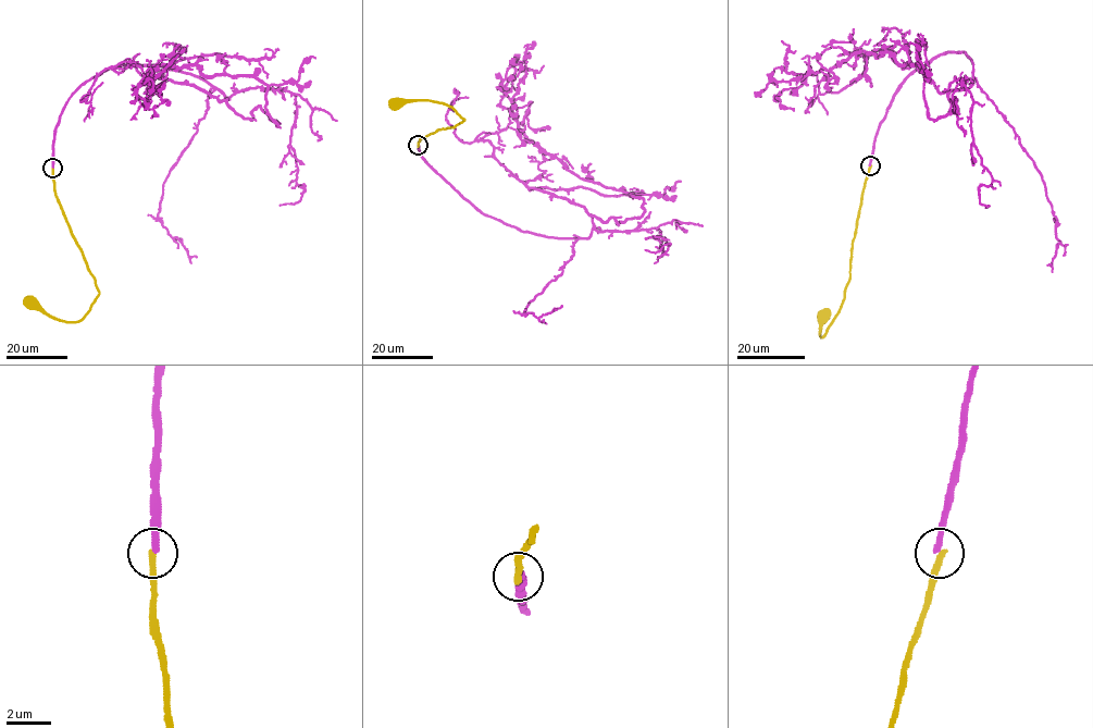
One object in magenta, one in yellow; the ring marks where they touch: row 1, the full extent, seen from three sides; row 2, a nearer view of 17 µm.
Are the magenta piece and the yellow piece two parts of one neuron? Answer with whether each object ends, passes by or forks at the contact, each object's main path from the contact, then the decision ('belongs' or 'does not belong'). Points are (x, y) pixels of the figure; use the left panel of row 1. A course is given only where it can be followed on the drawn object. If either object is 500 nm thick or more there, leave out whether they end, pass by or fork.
magenta ends | yellow ends | magenta via (52, 167), (65, 102), (113, 66), (190, 73), (227, 98), (110, 68), (141, 69), (150, 118) | yellow via (52, 167), (58, 201), (99, 295), (89, 311), (76, 321), (52, 319), (33, 303) | does not belong

